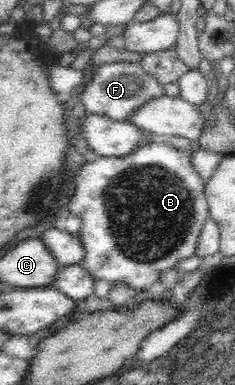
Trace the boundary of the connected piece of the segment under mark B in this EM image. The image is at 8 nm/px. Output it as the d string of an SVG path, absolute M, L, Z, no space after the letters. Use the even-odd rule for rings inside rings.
M155 138L143 141L135 150L122 157L101 156L95 162L82 165L74 172L73 186L75 193L68 203L68 210L71 215L75 215L81 219L81 227L77 232L77 238L81 240L83 246L83 260L78 264L83 267L94 279L105 280L110 284L123 282L130 285L134 290L147 290L155 281L158 281L160 272L164 269L175 268L176 264L184 258L191 259L194 257L195 245L199 239L199 235L203 229L203 225L209 218L208 204L204 195L204 182L201 181L199 174L189 164L187 151L180 151L173 147L166 139Z

